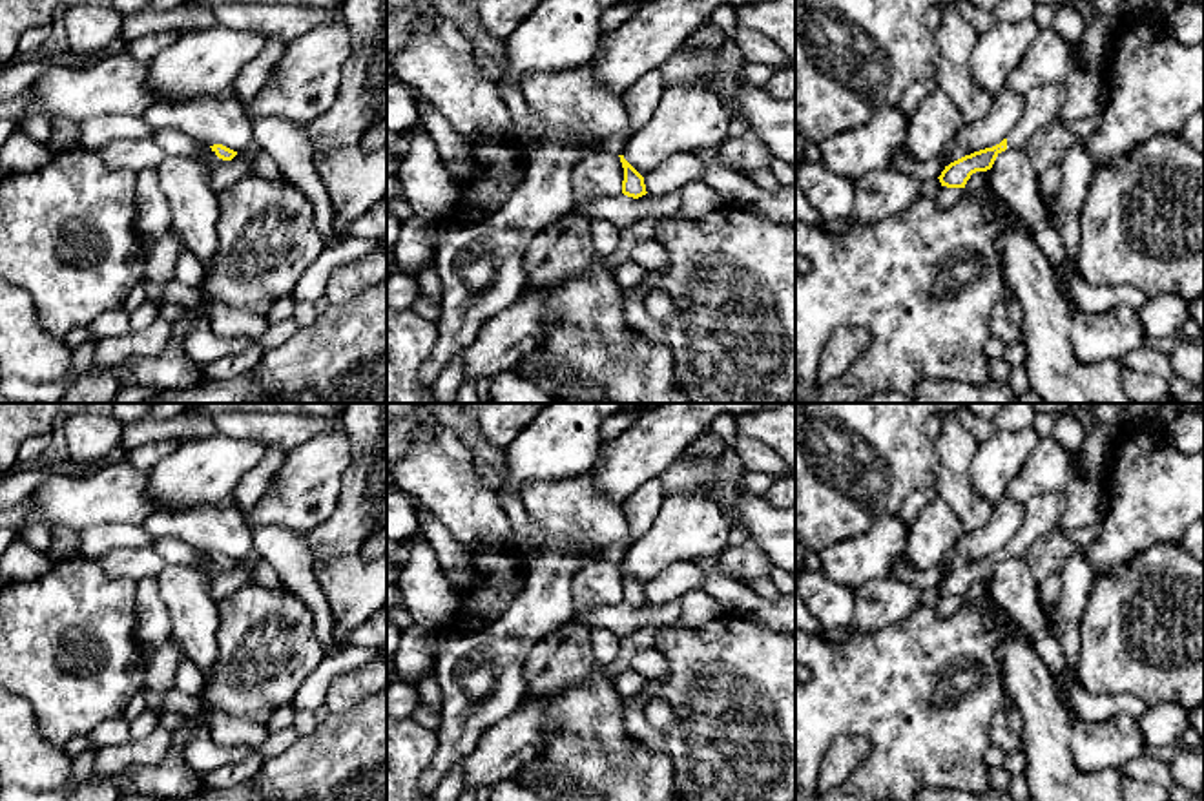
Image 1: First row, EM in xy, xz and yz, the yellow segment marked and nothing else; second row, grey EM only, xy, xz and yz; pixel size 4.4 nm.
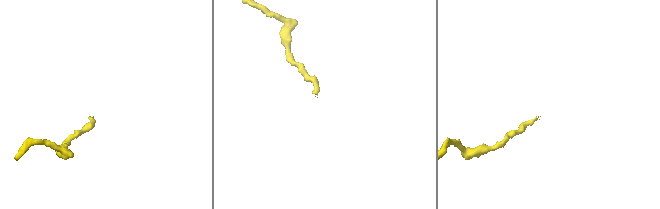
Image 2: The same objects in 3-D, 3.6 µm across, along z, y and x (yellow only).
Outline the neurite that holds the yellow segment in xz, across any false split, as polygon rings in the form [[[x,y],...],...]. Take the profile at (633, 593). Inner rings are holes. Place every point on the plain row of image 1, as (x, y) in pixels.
[[[618,564],[624,577],[622,602],[633,608],[646,604],[644,586],[624,567]]]

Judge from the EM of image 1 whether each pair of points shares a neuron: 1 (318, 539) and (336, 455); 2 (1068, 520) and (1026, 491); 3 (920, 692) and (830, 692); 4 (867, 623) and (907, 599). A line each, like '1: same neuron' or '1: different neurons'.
1: different neurons
2: same neuron
3: same neuron
4: same neuron

